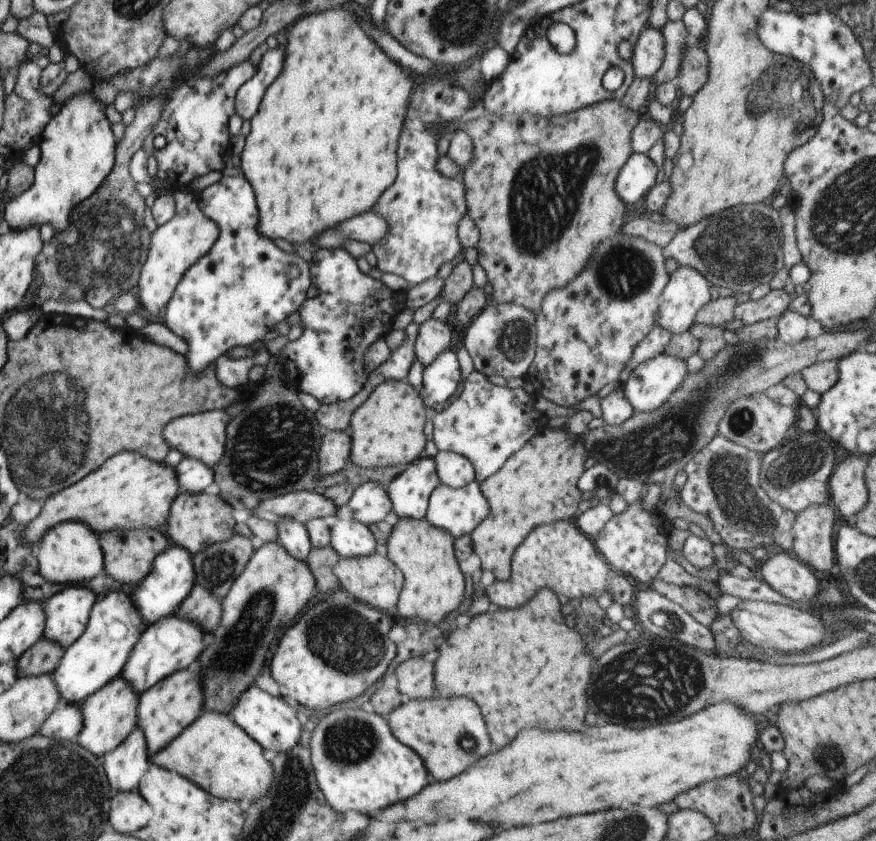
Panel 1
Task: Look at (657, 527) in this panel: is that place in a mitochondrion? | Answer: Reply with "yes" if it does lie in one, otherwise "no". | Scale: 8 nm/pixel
no

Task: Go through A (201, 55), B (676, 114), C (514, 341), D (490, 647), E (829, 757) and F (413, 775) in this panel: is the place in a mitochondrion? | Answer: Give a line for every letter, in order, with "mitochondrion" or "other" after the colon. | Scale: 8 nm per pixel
A: other
B: other
C: mitochondrion
D: other
E: mitochondrion
F: other

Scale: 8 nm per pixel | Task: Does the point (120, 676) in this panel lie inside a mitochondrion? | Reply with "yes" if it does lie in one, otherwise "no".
no

